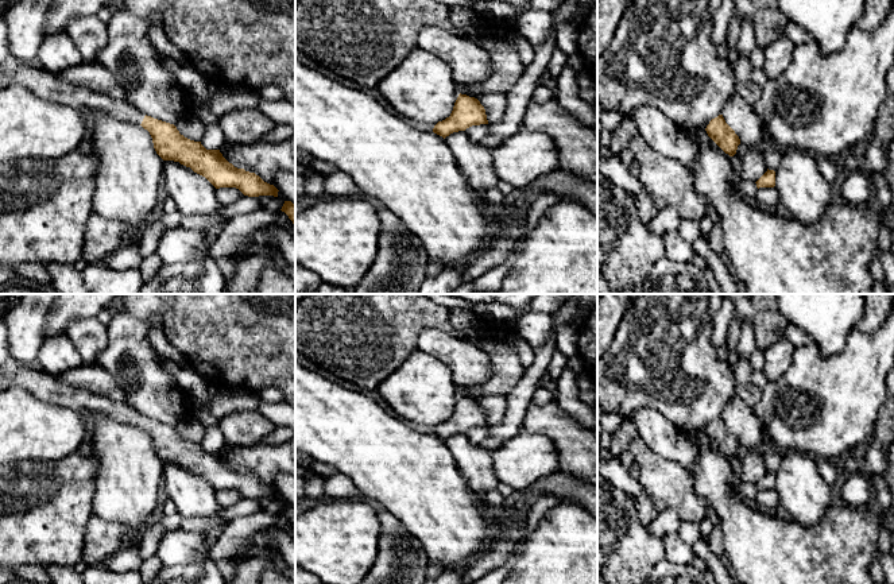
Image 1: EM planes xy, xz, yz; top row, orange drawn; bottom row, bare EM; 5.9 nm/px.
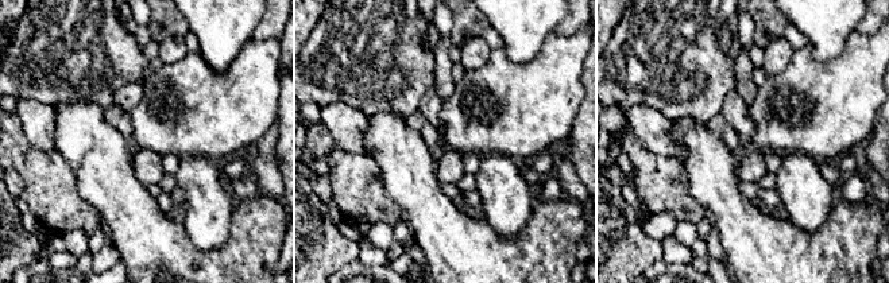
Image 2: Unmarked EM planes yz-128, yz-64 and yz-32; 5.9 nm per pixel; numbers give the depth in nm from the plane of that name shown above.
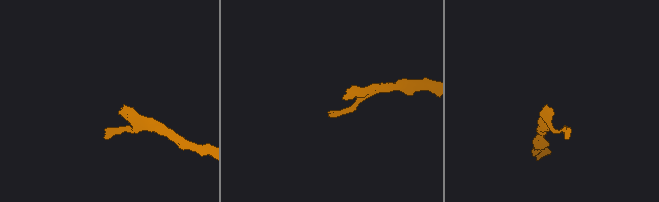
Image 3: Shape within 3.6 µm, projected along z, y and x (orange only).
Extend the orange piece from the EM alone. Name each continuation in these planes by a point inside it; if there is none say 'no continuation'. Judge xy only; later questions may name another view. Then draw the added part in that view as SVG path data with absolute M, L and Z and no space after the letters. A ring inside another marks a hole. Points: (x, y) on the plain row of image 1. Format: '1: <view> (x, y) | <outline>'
1: xy (12, 374) | M9 359L0 366L0 391L9 387L22 387L44 402L57 402L89 418L100 413L117 422L140 428L144 415L136 411L127 401L115 402L104 395L57 380L38 366L27 366Z

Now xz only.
1: xz (425, 429) | M405 421L405 425L418 433L423 433L423 434L433 434L433 430L436 426L427 426L427 425L421 425L413 421Z

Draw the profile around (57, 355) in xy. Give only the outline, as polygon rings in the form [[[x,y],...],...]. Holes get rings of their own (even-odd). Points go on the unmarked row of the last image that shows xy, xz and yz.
[[[66,334],[46,339],[36,357],[36,366],[53,376],[82,364],[81,356]]]

